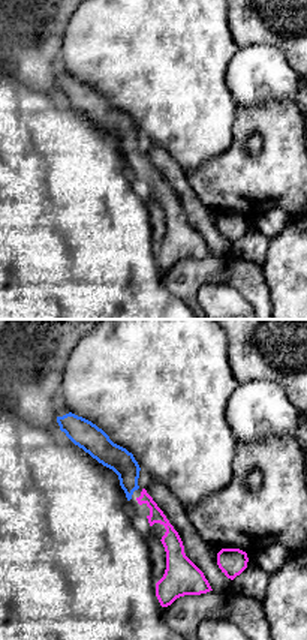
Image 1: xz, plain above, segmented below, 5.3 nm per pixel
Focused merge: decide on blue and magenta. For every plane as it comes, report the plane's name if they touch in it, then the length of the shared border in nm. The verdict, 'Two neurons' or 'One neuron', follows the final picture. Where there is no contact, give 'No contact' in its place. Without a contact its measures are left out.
No contact

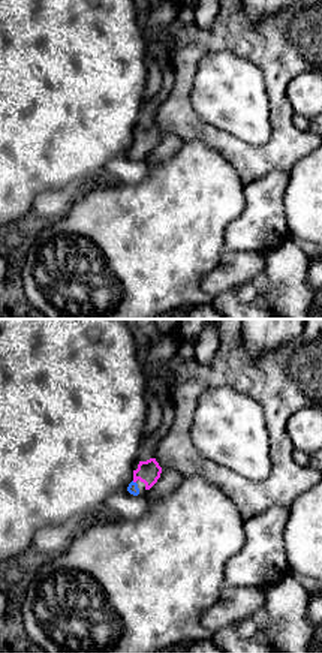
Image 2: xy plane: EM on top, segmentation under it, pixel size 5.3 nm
Touches blue in xy. Shared border 30 nm

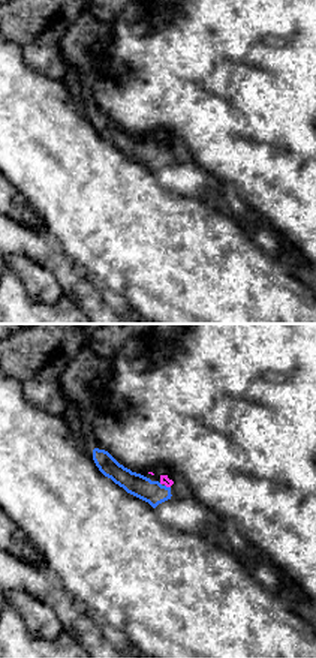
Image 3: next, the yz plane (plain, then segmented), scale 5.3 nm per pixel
Touches blue in yz. Shared border 40 nm

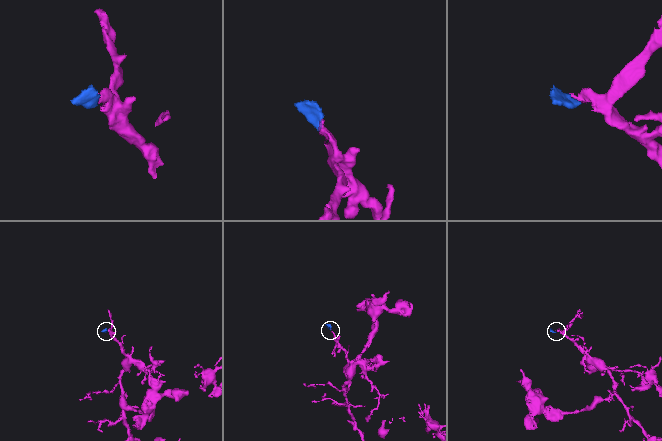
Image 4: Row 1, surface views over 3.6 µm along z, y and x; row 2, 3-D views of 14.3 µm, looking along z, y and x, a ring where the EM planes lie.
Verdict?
One neuron

